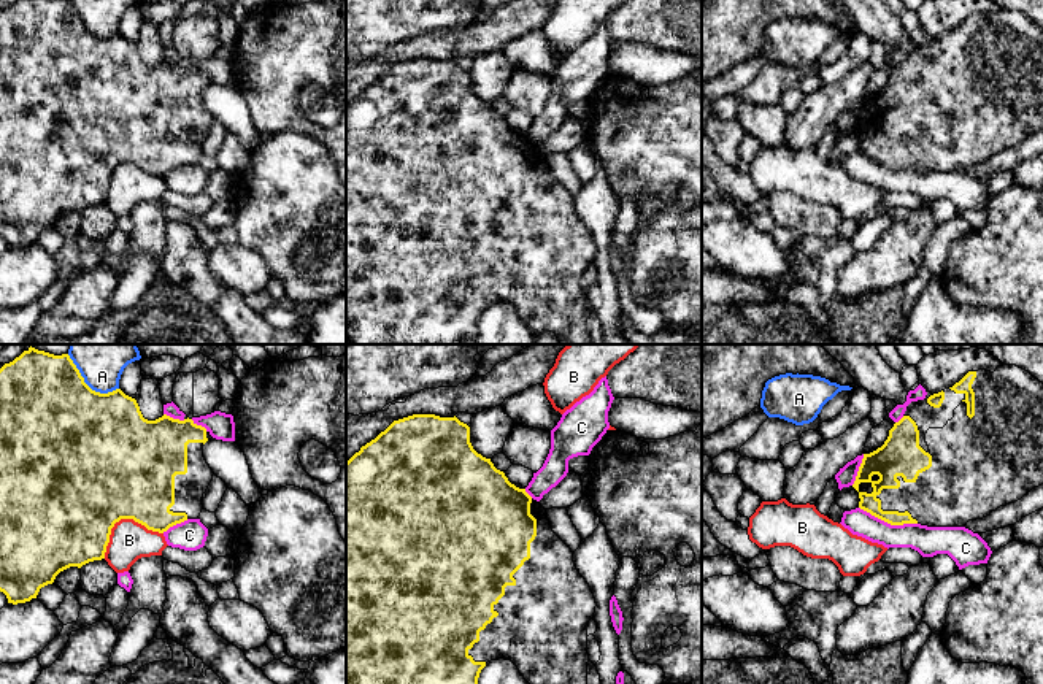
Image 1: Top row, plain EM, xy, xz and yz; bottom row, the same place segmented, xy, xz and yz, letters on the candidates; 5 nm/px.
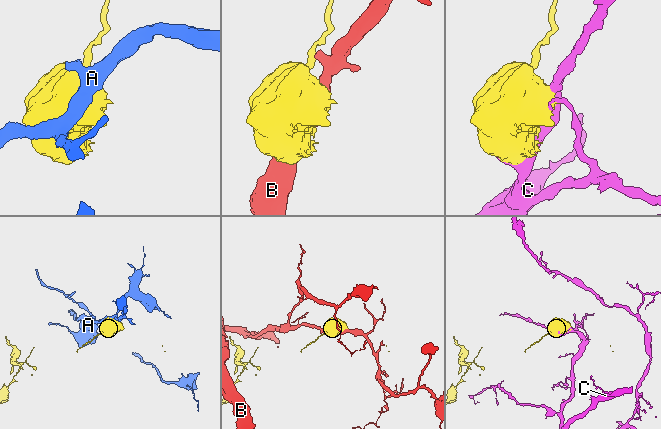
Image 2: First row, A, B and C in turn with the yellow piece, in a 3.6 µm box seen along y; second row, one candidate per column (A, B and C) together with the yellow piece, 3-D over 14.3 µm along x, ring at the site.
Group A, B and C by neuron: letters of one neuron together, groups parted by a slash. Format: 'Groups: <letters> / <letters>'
Groups: A / B / C

